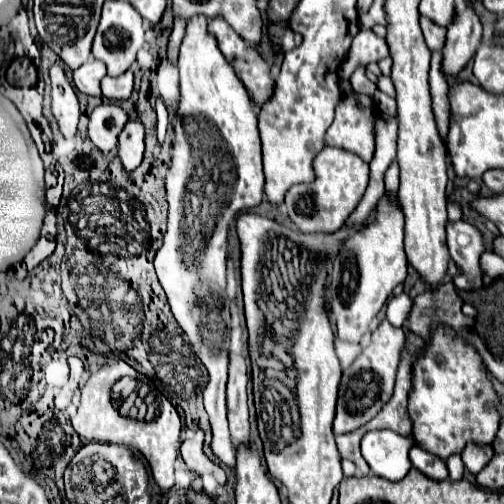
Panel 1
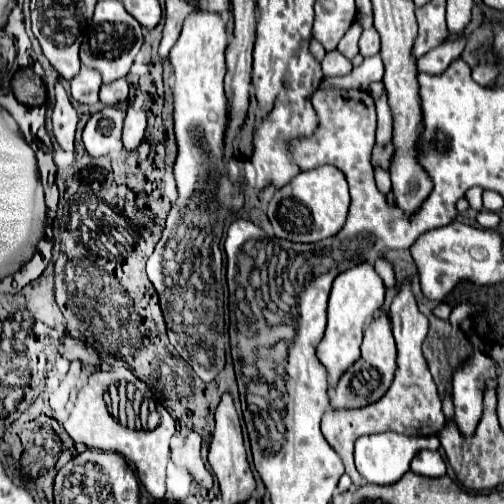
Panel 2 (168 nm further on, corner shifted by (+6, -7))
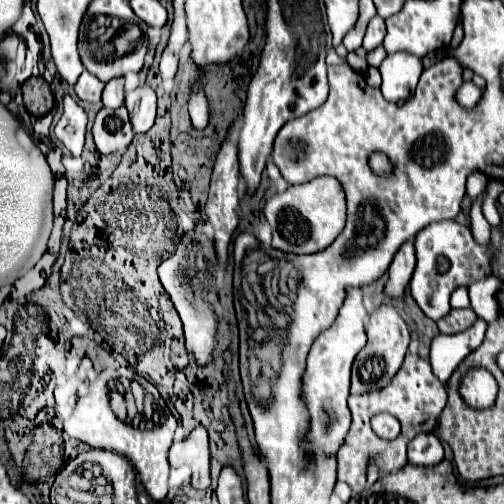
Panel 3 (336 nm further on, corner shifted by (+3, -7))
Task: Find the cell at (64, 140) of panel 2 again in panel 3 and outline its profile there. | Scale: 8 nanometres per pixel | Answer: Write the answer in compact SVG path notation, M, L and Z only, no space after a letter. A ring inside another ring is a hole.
M65 96L63 116L55 126L55 136L65 144L65 148L73 156L81 156L83 142L85 142L85 126L87 126L85 110L71 96Z

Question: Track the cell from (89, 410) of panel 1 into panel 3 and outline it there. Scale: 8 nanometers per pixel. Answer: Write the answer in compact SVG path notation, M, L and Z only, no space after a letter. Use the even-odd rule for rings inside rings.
M97 378L91 386L89 392L77 400L77 408L71 414L69 420L65 420L65 432L71 438L77 438L85 444L89 444L91 448L103 448L103 450L113 450L125 458L129 458L133 462L133 466L139 472L139 478L145 486L145 490L149 492L149 496L153 500L163 500L167 496L167 478L169 478L169 460L167 460L167 452L173 440L175 428L177 428L177 420L173 418L170 411L165 408L163 399L159 399L156 404L165 411L165 421L161 426L155 426L151 430L141 430L135 428L123 420L119 420L111 406L109 406L109 388L107 388L107 380L105 378Z

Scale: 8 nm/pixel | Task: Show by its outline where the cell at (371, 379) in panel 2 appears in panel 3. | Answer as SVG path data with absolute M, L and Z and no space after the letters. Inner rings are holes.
M379 306L367 322L367 346L357 354L357 360L353 364L353 372L351 372L351 394L365 394L371 390L381 390L385 388L393 376L397 374L397 370L403 364L403 358L407 354L409 348L409 330L407 324L403 322L403 318L397 314L397 310L393 306Z

